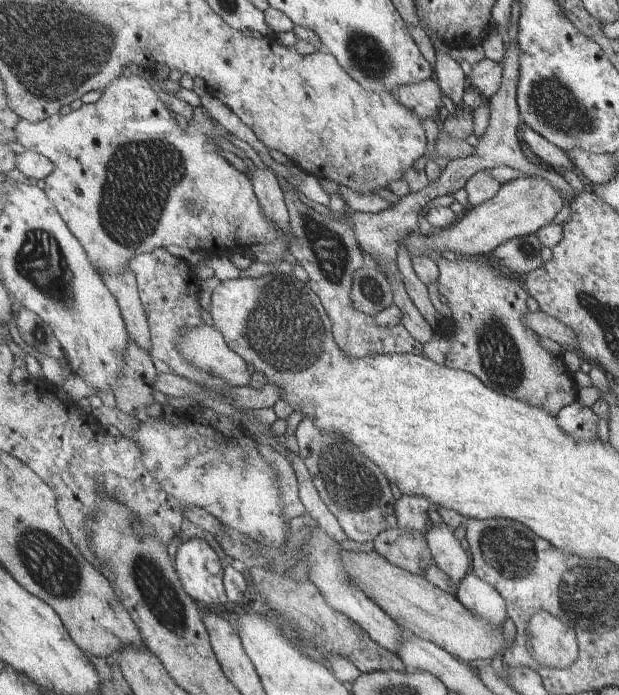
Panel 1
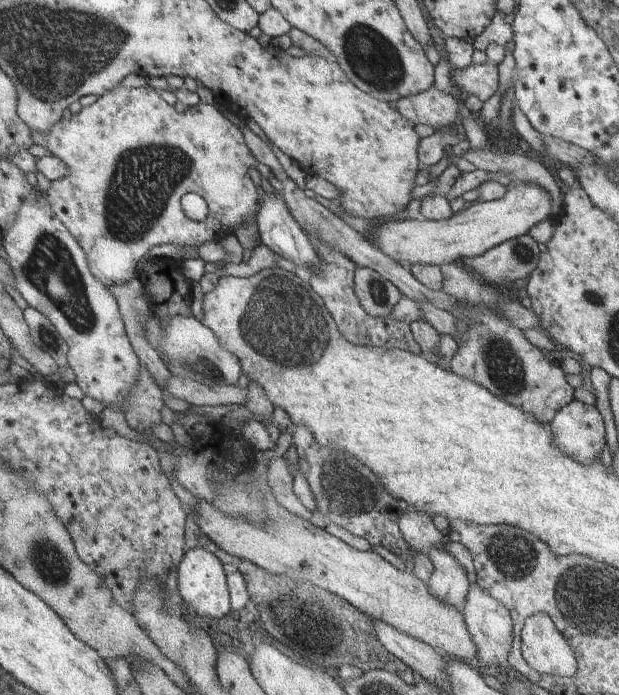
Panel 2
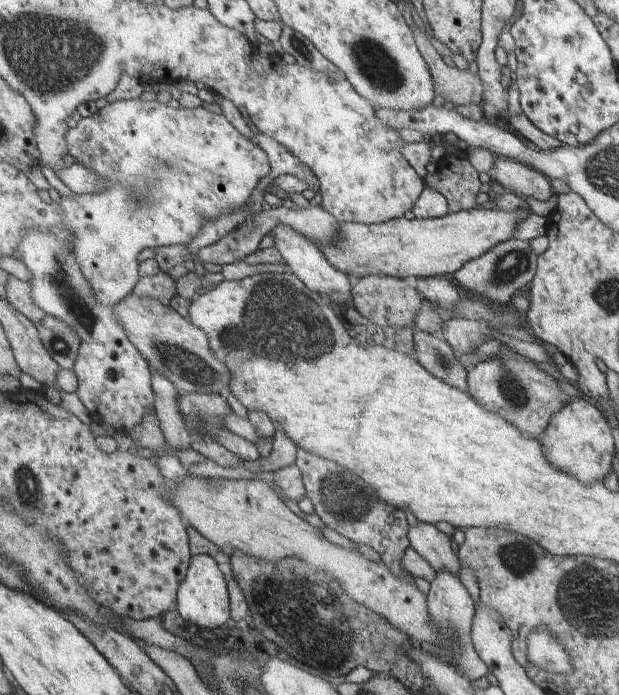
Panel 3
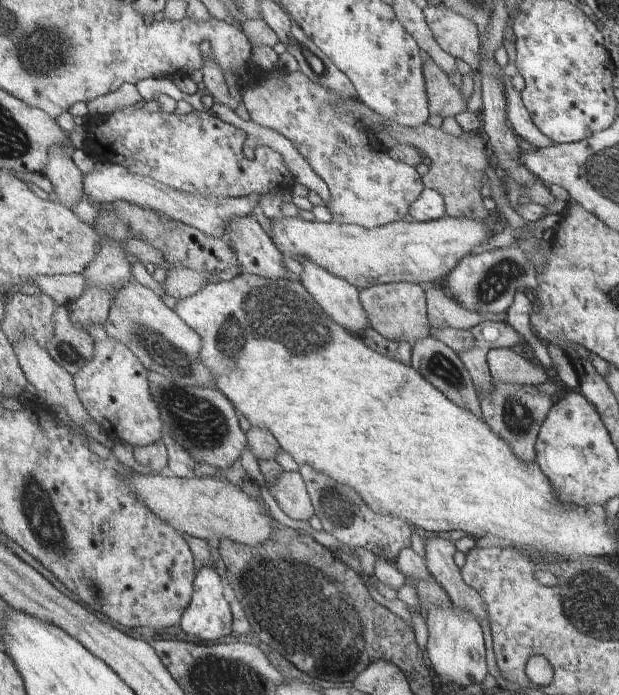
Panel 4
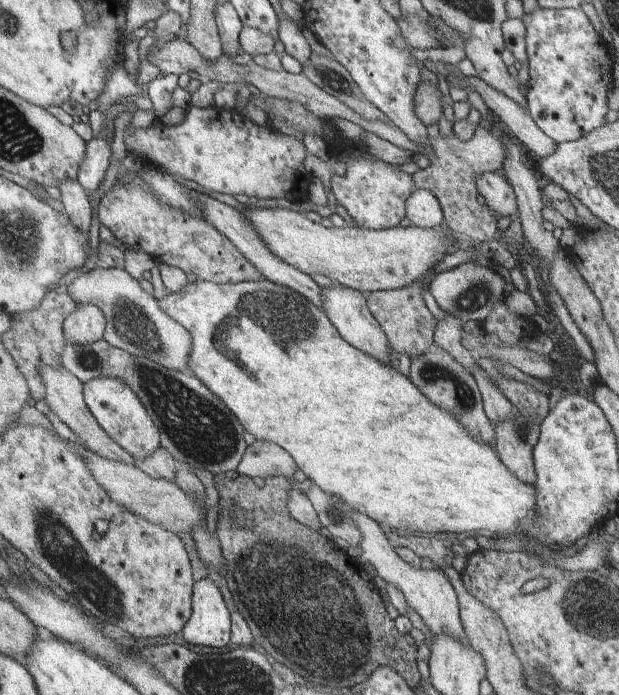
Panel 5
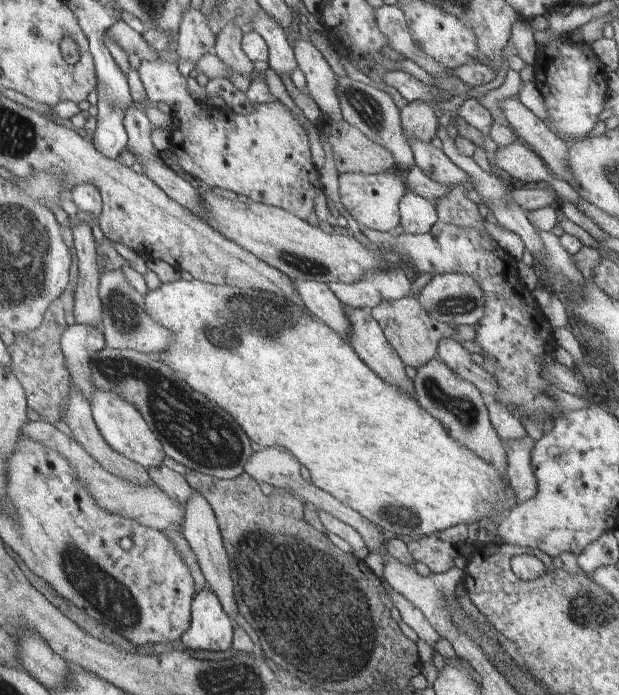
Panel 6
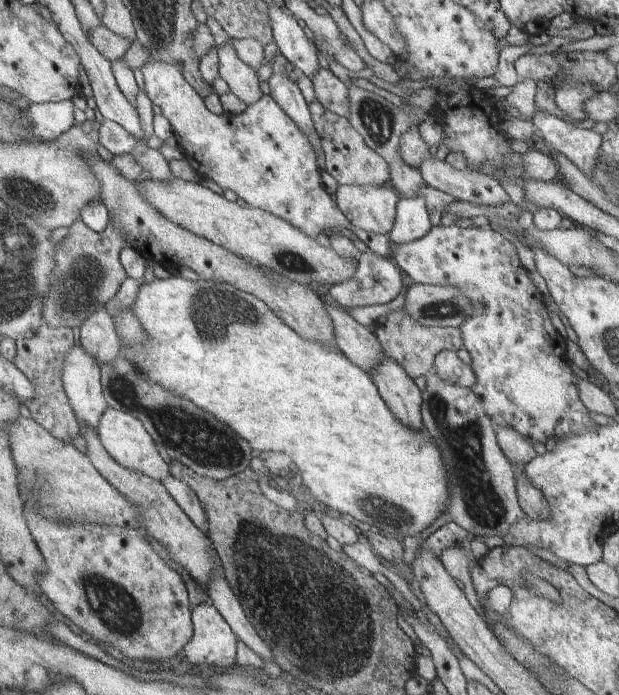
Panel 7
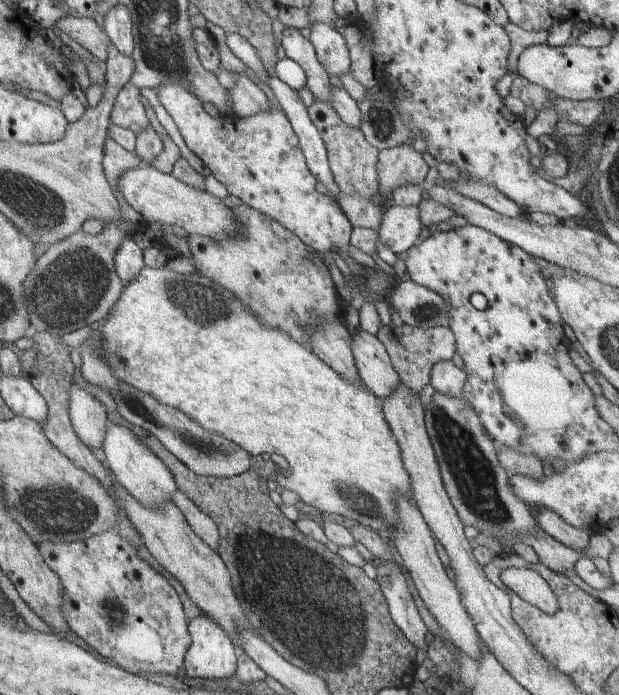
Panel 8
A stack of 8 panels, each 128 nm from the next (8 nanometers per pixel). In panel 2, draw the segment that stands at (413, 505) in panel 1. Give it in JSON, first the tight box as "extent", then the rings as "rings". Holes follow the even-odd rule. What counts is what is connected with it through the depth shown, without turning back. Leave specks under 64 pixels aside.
{"extent":[400,509,447,555],"rings":[[[417,509],[406,510],[400,519],[400,530],[411,550],[427,555],[435,545],[444,546],[447,541],[446,532],[439,532],[431,523],[428,513]]]}

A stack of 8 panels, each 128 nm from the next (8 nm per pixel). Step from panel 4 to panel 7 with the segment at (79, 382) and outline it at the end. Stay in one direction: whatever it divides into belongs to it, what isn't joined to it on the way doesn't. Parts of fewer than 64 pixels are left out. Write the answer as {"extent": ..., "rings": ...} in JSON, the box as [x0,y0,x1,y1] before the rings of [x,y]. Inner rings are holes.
{"extent":[97,407,170,483],"rings":[[[108,407],[107,414],[100,420],[97,430],[102,446],[108,451],[108,454],[124,468],[132,472],[146,474],[148,478],[154,478],[163,483],[170,474],[170,465],[156,448],[155,440],[152,440],[151,433],[144,428],[143,421],[135,416],[130,416],[127,412]]]}

